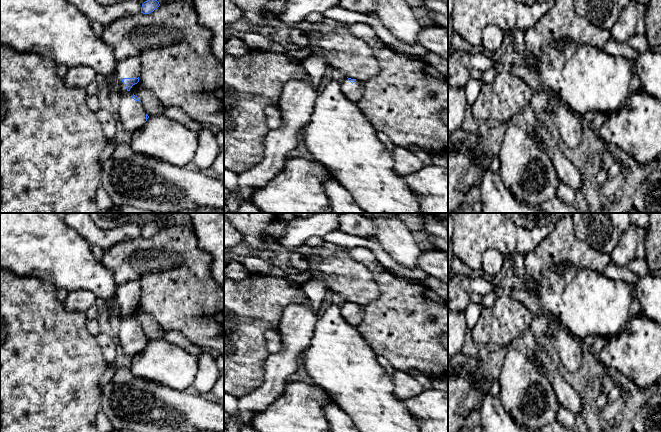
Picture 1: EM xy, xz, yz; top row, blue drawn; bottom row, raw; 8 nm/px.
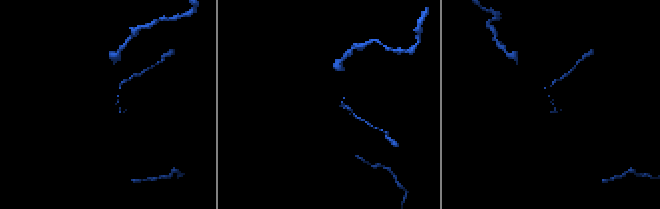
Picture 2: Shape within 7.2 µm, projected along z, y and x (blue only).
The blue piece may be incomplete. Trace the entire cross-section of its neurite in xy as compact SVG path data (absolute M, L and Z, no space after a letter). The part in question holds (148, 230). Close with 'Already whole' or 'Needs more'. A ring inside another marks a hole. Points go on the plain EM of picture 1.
M155 223L147 224L142 228L141 237L149 238L153 236L155 233L157 233L159 230L160 228L157 224Z. Already whole

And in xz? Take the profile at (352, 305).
M345 302L341 307L341 314L343 318L353 327L357 326L362 322L364 317L364 308L361 305L351 302Z. Needs more

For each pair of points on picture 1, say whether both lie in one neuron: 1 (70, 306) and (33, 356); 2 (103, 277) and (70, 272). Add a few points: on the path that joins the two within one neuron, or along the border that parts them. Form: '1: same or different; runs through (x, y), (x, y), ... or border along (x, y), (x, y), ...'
1: different; border along (62, 303), (68, 311), (84, 312)
2: same; runs through (95, 273), (78, 272)

